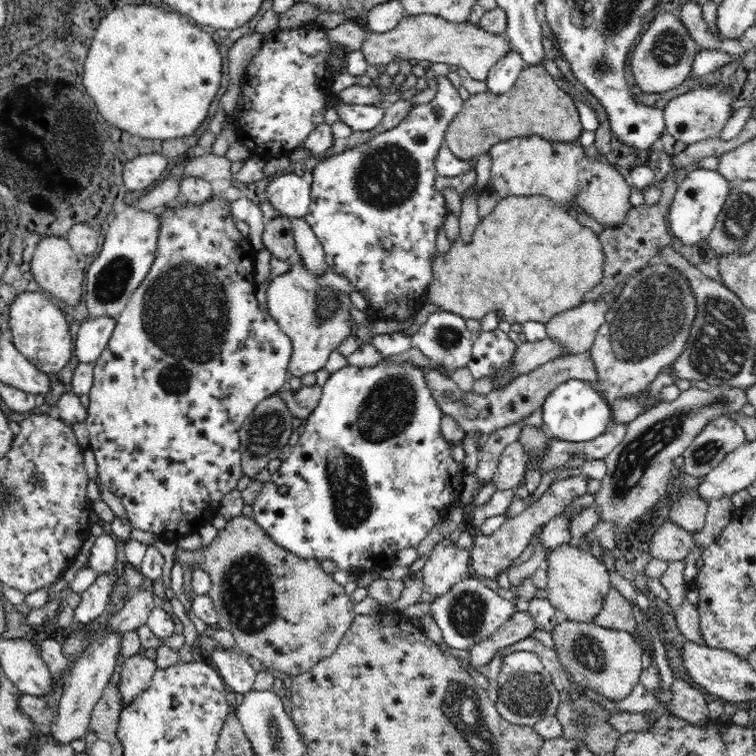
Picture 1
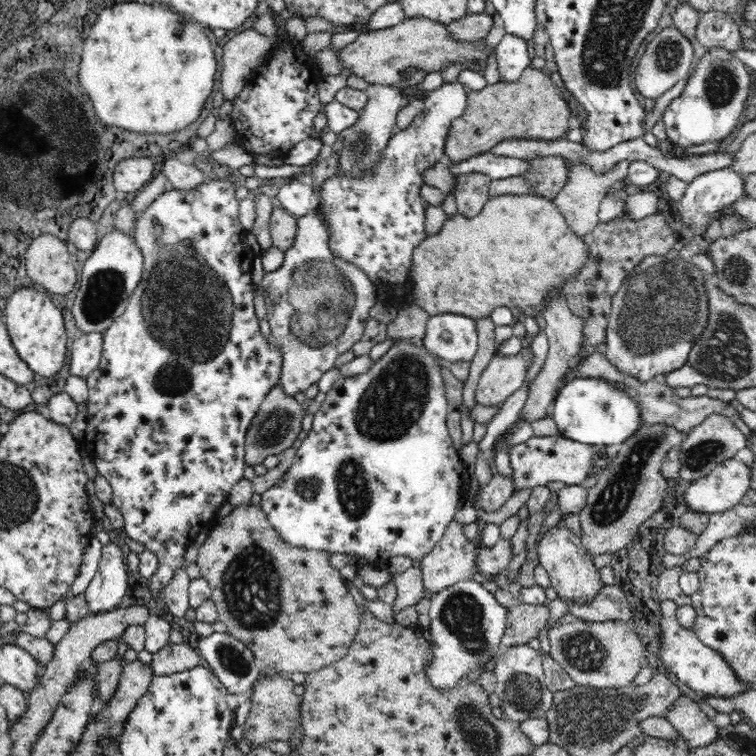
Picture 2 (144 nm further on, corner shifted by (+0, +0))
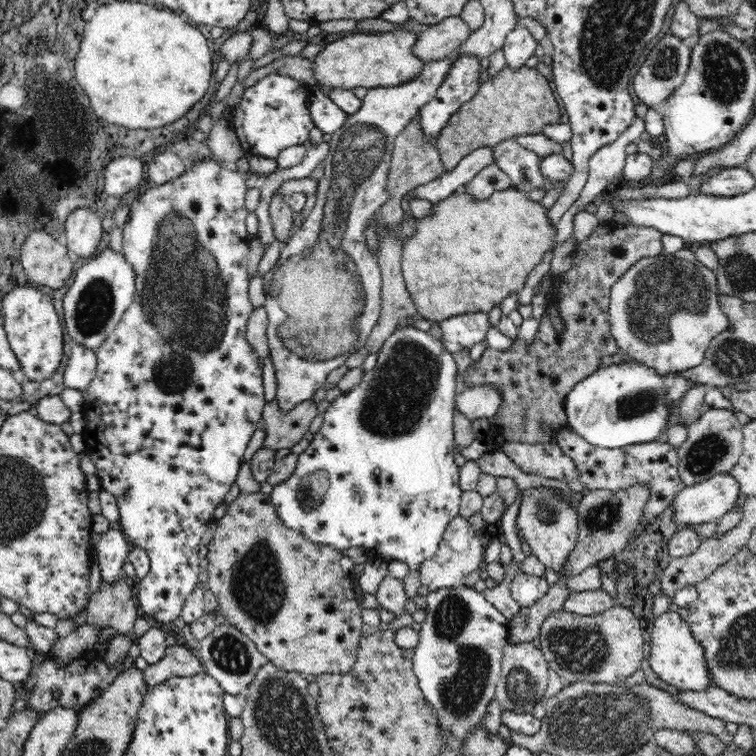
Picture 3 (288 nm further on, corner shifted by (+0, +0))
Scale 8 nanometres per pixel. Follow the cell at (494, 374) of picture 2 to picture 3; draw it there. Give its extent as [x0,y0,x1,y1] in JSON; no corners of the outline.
[456,386,502,420]

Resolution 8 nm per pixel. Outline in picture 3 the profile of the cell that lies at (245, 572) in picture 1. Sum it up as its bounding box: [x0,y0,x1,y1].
[204,492,366,678]

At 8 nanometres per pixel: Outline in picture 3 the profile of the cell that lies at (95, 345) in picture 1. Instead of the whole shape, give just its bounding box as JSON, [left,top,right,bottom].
[64,344,98,394]

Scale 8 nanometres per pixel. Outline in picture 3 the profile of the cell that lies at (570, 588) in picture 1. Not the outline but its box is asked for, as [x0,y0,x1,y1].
[516,486,578,576]

